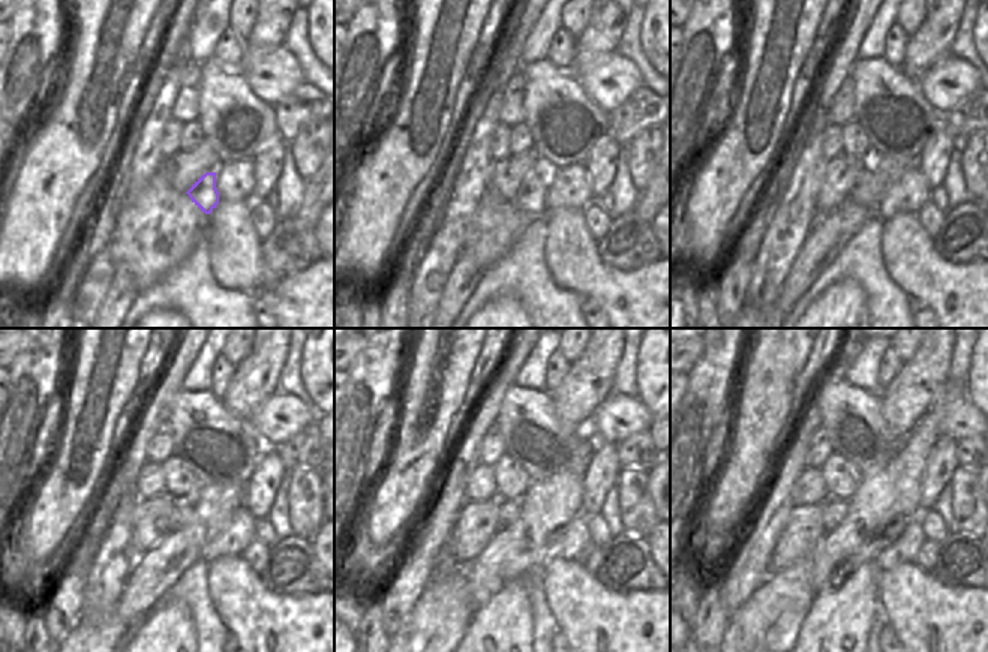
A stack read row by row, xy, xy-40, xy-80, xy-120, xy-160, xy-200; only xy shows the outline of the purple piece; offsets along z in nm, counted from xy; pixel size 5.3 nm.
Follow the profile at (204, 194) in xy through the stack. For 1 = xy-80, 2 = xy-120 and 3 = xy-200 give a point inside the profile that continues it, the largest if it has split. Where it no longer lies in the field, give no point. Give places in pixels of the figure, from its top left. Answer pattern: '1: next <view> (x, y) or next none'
1: next xy-80 (867, 192)
2: next xy-120 (182, 514)
3: next xy-200 (834, 511)

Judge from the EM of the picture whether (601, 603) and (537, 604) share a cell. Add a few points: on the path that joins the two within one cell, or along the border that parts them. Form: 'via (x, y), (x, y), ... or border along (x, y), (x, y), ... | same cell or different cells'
border along (538, 571), (544, 601), (559, 631) | different cells

